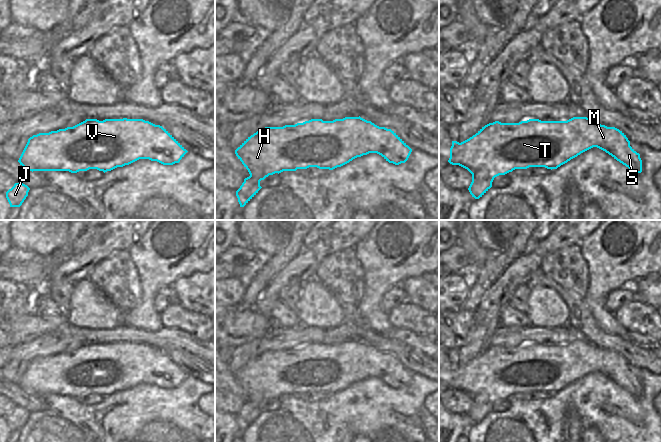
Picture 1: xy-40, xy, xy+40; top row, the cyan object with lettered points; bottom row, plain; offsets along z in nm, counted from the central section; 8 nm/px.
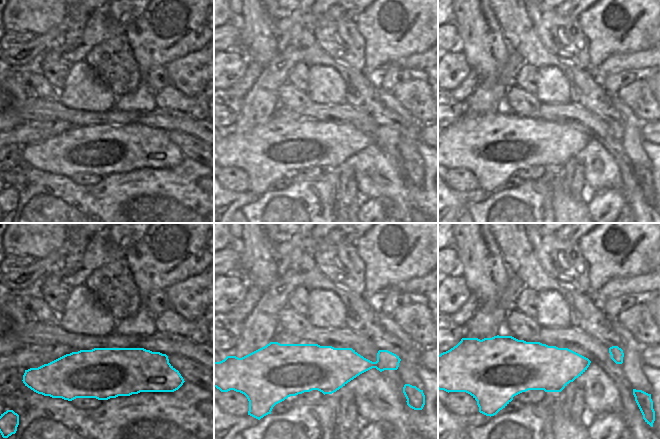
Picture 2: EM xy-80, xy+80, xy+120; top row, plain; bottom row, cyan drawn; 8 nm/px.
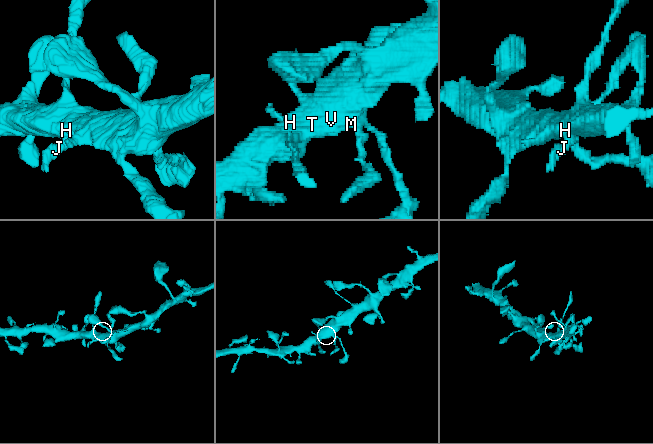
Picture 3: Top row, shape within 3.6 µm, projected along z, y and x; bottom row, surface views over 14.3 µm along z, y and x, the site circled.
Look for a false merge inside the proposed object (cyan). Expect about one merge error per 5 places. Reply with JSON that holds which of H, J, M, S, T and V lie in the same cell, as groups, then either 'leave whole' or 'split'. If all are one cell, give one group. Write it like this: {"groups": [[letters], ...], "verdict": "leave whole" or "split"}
{"groups": [["H", "J", "M", "S", "T", "V"]], "verdict": "leave whole"}

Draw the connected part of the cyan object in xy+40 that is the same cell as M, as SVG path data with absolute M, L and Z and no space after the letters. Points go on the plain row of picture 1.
M587 341L567 345L495 345L461 367L452 365L448 386L472 398L468 414L479 423L499 399L529 391L557 393L593 371L605 375L635 397L642 396L640 378L630 370L626 359Z

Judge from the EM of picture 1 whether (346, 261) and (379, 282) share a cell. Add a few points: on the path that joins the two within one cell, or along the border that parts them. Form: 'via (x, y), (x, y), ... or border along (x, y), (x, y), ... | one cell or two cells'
border along (354, 250), (355, 257), (363, 270), (363, 295) | two cells

